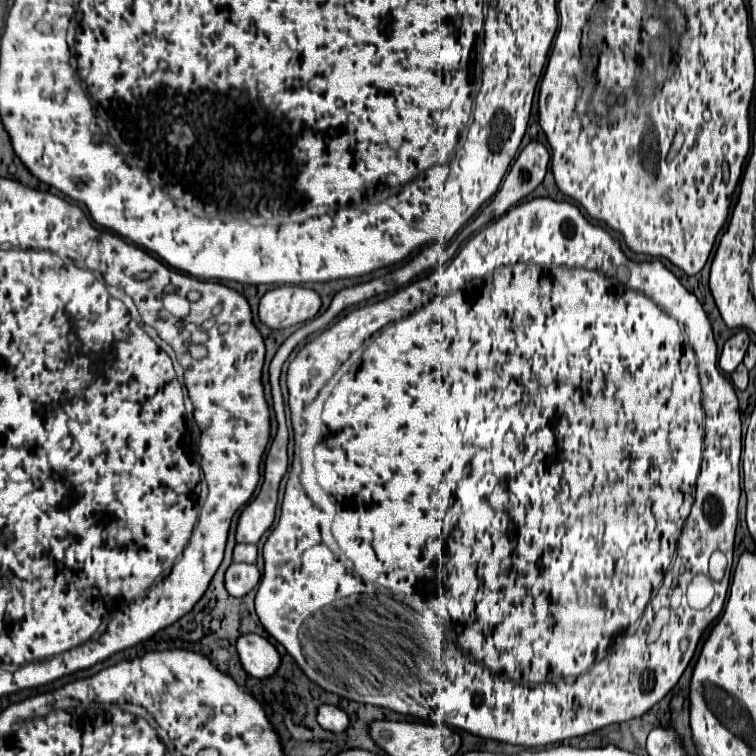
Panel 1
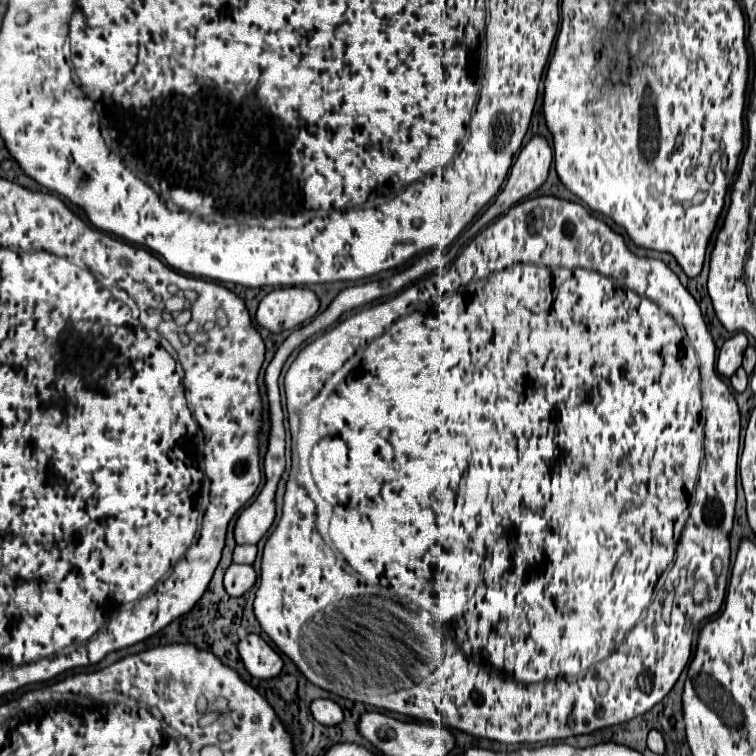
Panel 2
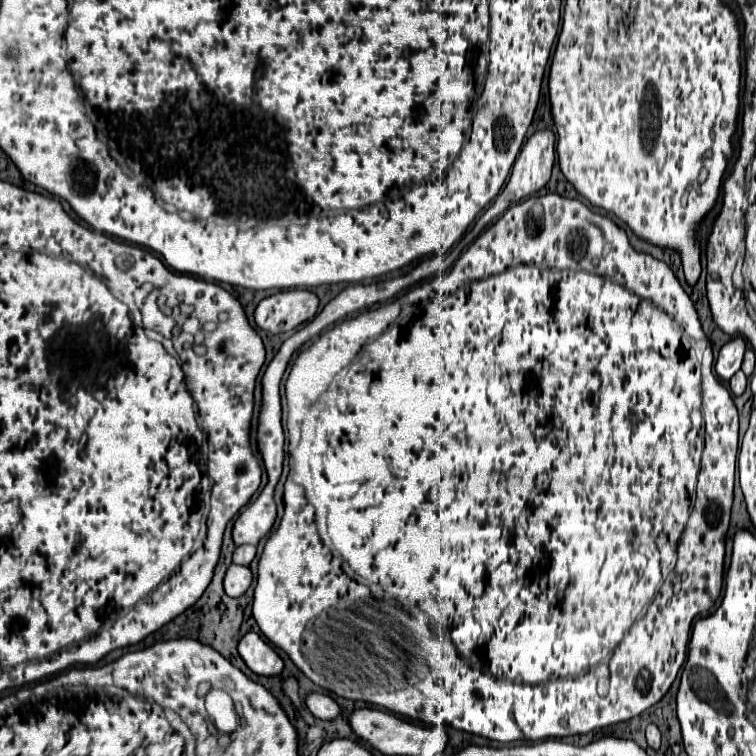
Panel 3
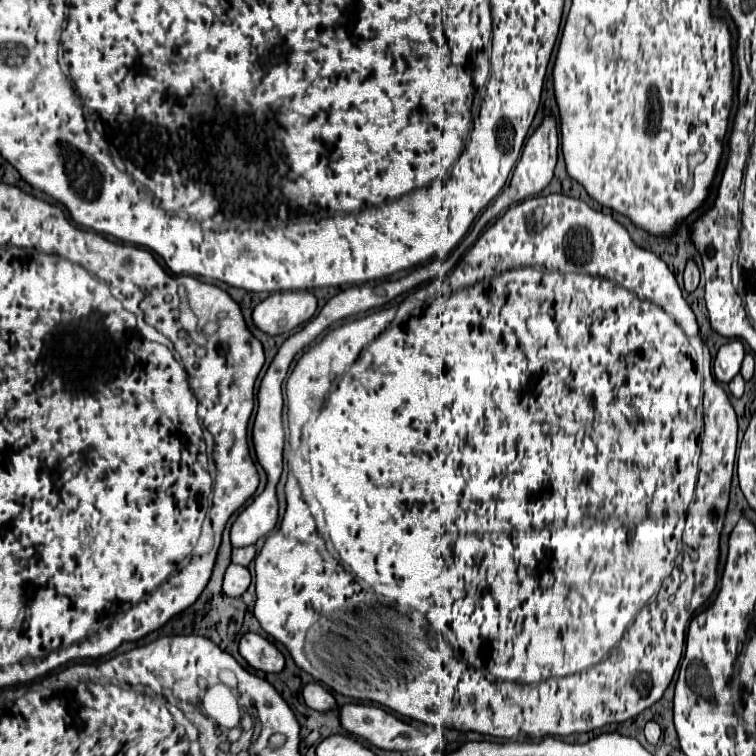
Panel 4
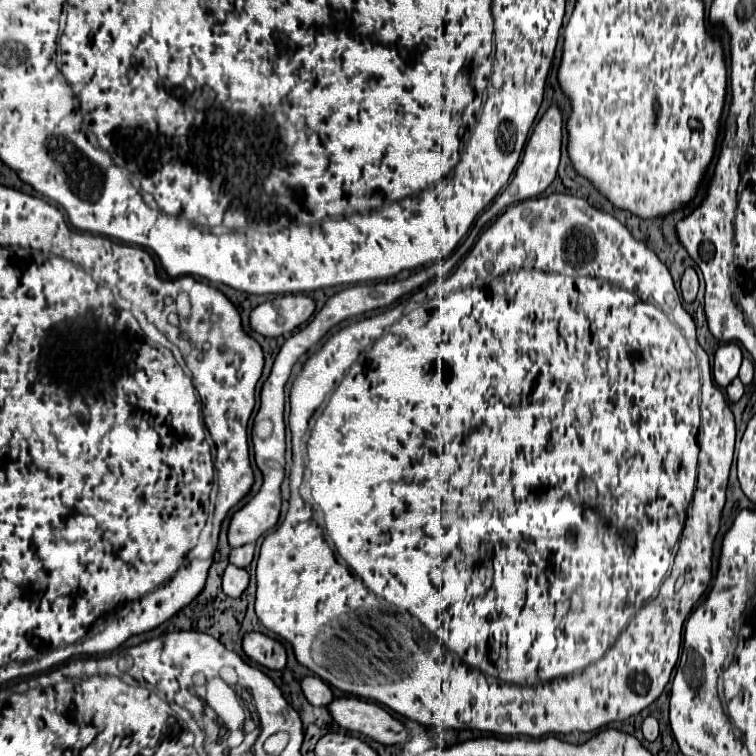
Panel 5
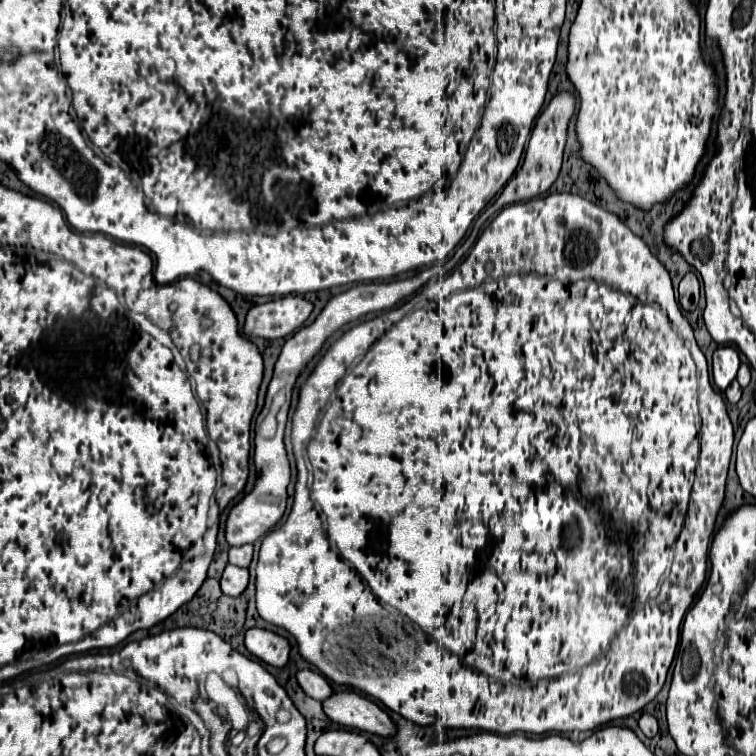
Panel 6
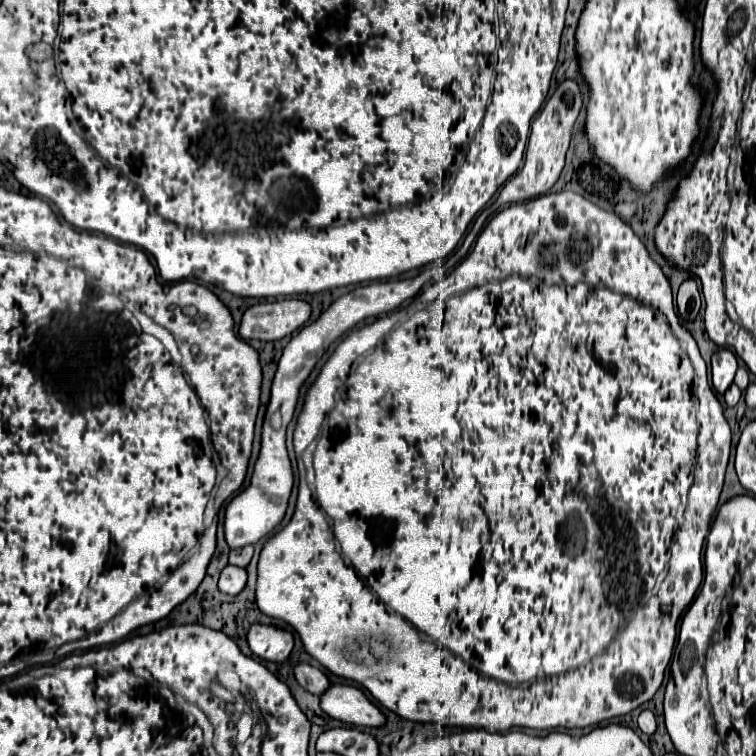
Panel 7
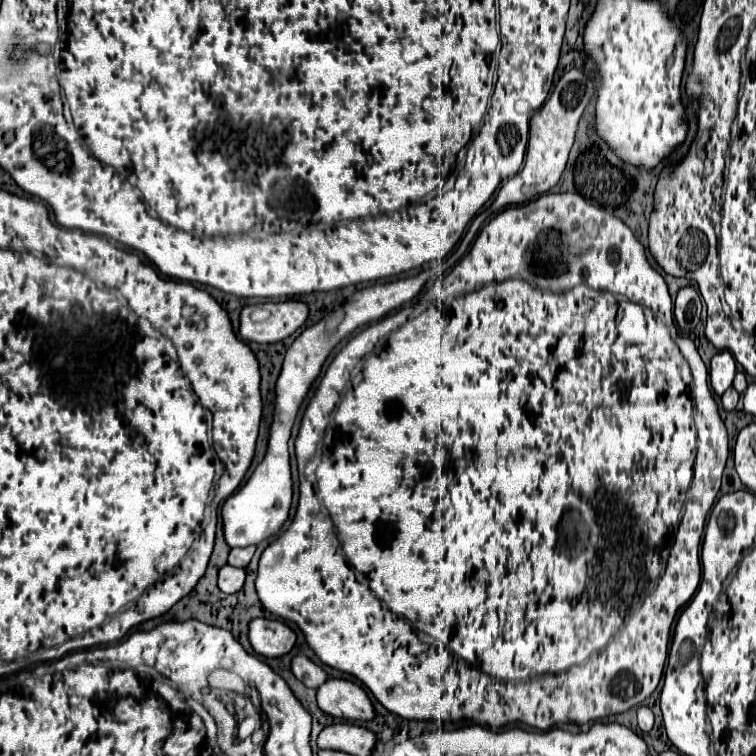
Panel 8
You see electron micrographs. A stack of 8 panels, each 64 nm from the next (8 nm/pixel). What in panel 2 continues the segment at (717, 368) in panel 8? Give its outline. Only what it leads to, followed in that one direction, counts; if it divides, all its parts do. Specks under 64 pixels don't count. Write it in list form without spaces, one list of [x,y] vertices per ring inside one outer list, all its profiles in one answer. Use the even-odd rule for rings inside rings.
[[[738,332],[730,340],[724,342],[724,346],[720,348],[720,354],[718,354],[718,364],[716,364],[718,372],[722,376],[730,378],[740,368],[746,346],[748,346],[748,338],[744,332]]]

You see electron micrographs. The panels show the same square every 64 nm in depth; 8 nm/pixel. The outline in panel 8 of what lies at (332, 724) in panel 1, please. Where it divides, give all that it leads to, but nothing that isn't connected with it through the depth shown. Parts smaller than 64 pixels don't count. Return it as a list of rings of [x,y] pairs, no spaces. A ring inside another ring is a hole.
[[[296,656],[292,660],[292,672],[304,686],[314,688],[314,690],[328,680],[326,672],[320,666],[316,666],[312,660],[308,660],[306,656]]]

